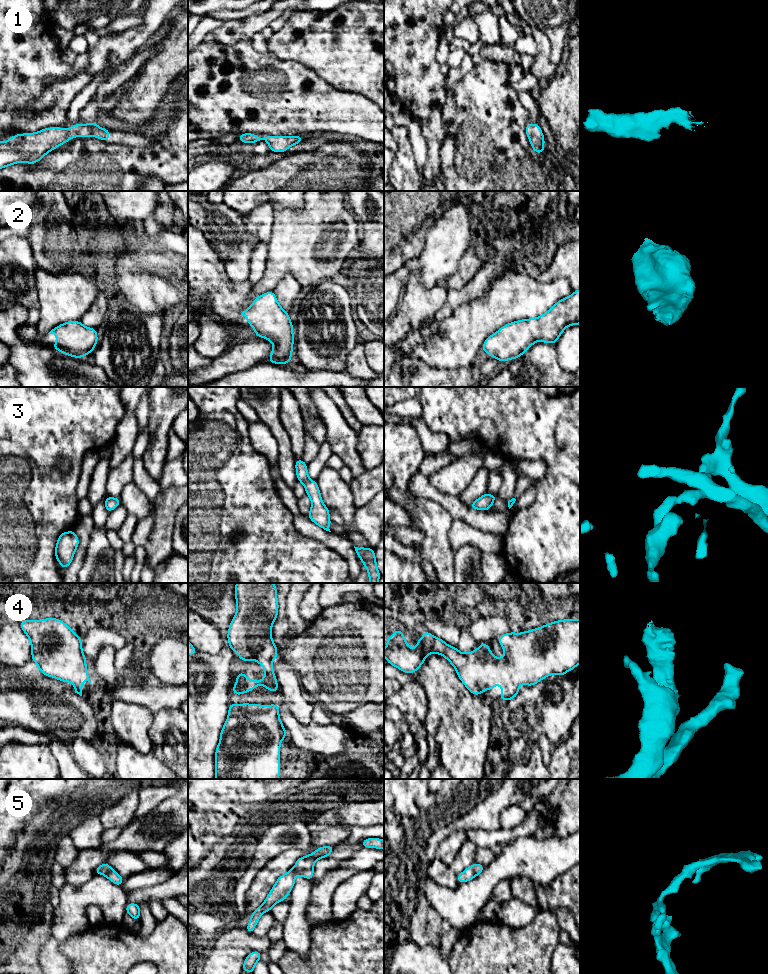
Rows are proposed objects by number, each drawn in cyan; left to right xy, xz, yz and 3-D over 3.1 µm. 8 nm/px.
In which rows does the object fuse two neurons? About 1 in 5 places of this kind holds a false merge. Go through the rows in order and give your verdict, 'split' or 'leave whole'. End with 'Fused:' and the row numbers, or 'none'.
1: leave whole
2: leave whole
3: leave whole
4: leave whole
5: leave whole
Fused: none

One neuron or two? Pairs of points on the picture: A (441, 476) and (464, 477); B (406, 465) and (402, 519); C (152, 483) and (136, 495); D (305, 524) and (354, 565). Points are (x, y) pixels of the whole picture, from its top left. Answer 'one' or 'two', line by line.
A: one
B: two
C: two
D: one

